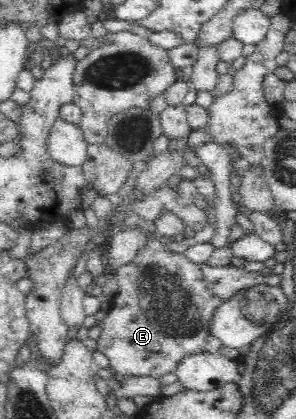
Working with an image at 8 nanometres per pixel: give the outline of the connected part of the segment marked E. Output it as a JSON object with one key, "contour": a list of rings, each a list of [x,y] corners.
{"contour":[[[152,241],[138,253],[132,263],[119,267],[112,273],[118,280],[119,290],[112,297],[110,309],[99,324],[101,331],[97,339],[97,351],[108,357],[108,371],[126,378],[150,376],[156,379],[165,373],[174,372],[184,357],[204,352],[215,309],[240,290],[264,284],[265,278],[260,272],[246,271],[232,264],[211,266],[208,262],[192,263],[184,254],[166,250],[166,245],[159,241]]]}

